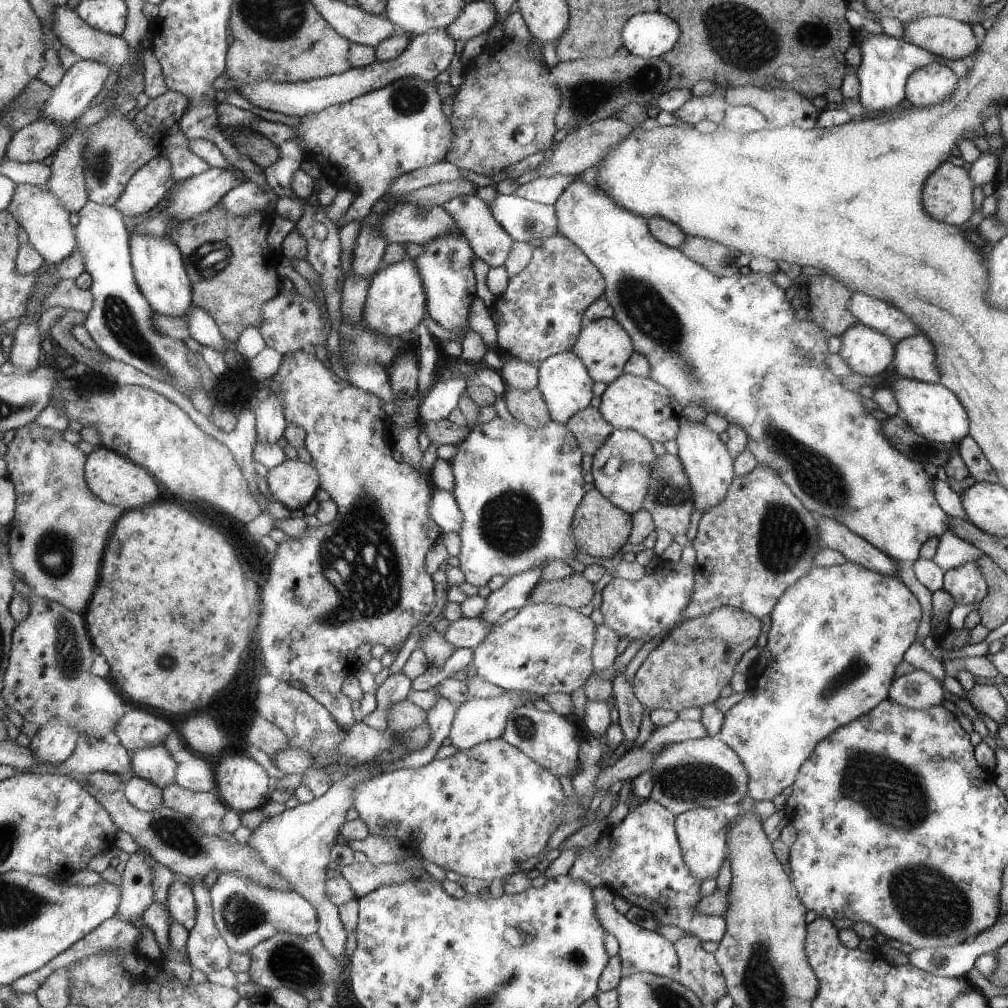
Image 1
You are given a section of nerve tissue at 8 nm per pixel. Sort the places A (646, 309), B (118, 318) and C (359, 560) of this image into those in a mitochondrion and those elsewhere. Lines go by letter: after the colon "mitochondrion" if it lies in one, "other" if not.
A: mitochondrion
B: mitochondrion
C: mitochondrion

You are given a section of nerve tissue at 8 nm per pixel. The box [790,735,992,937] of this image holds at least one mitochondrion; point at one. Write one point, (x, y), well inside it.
(890, 792)

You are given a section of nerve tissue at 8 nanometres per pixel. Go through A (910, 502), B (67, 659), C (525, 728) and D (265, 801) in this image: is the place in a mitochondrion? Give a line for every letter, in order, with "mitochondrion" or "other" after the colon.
A: other
B: mitochondrion
C: mitochondrion
D: other

